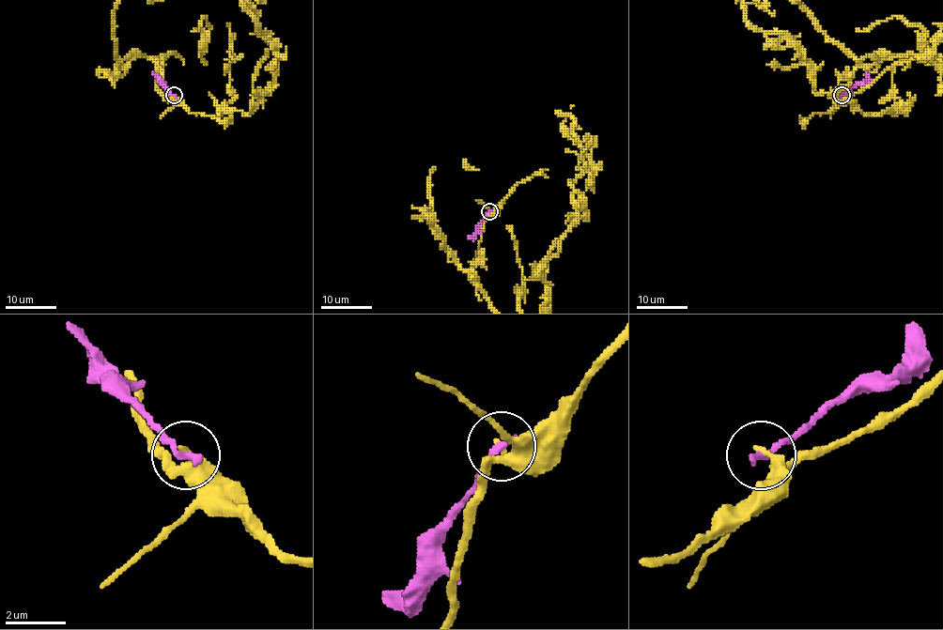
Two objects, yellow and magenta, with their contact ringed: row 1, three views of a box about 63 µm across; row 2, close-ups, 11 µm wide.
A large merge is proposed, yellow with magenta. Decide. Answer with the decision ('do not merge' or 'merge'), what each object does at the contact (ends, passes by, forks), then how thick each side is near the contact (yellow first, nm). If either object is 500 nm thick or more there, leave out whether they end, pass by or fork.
do not merge; yellow passes by; magenta ends there; 240 nm thick on the yellow side, 240 nm on the other

